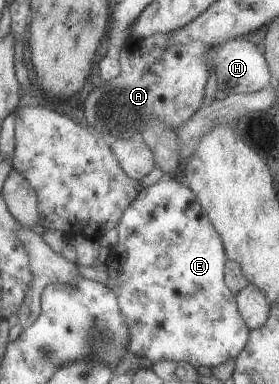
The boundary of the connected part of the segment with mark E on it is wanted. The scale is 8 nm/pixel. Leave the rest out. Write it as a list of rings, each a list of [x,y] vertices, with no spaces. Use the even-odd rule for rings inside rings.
[[[163,176],[155,184],[141,188],[133,198],[133,201],[123,210],[115,228],[118,233],[118,238],[117,247],[114,250],[117,259],[119,259],[119,263],[121,263],[121,273],[119,273],[119,277],[115,281],[115,288],[112,289],[112,292],[115,294],[118,308],[126,321],[125,325],[128,329],[126,353],[136,356],[138,359],[145,357],[153,363],[161,361],[162,359],[185,361],[185,363],[192,365],[194,368],[200,365],[211,368],[220,363],[225,363],[227,359],[236,358],[243,347],[245,347],[245,343],[247,343],[249,329],[239,315],[235,295],[229,291],[229,288],[224,282],[224,263],[227,257],[221,238],[201,209],[195,194],[186,184],[177,183],[175,179]]]

